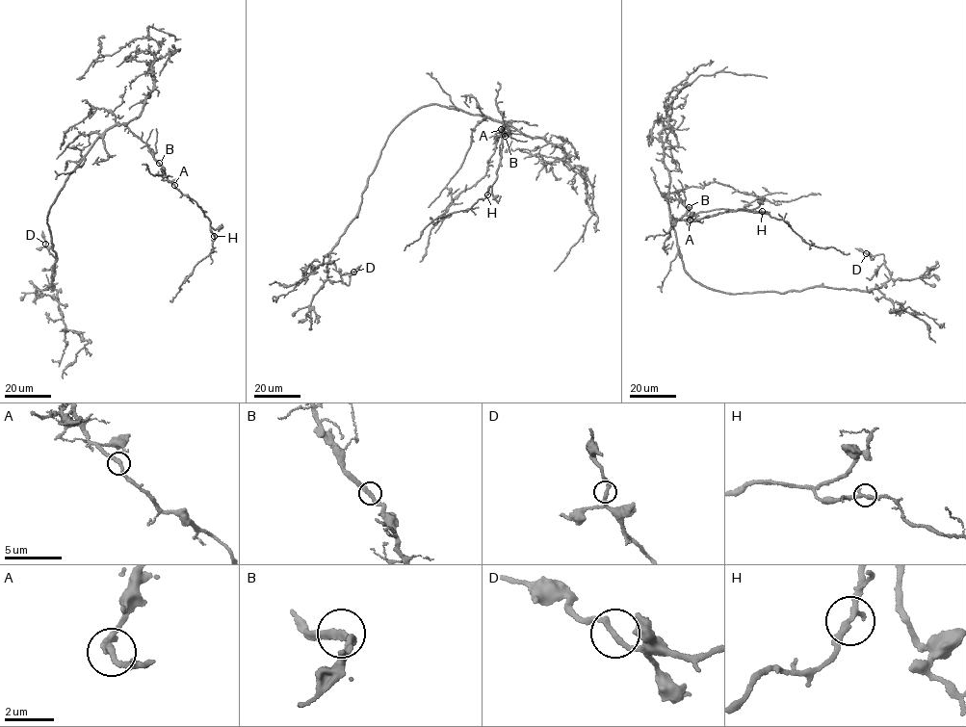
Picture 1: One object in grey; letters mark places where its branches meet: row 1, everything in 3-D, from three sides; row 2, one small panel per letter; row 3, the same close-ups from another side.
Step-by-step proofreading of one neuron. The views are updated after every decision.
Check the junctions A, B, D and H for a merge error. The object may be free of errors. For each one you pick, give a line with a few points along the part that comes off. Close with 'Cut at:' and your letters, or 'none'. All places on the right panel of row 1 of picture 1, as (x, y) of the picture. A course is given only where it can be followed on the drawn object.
Cut at: none

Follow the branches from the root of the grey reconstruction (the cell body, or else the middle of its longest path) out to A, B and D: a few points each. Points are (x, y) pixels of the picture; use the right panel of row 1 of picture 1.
A: (679, 249), (669, 215), (668, 197), (679, 199), (690, 207), (686, 215), (690, 220)
B: (679, 249), (669, 215), (668, 197), (679, 199), (689, 207)
D: (679, 249), (691, 278), (735, 294), (819, 286), (876, 289), (890, 274), (884, 255), (866, 253)

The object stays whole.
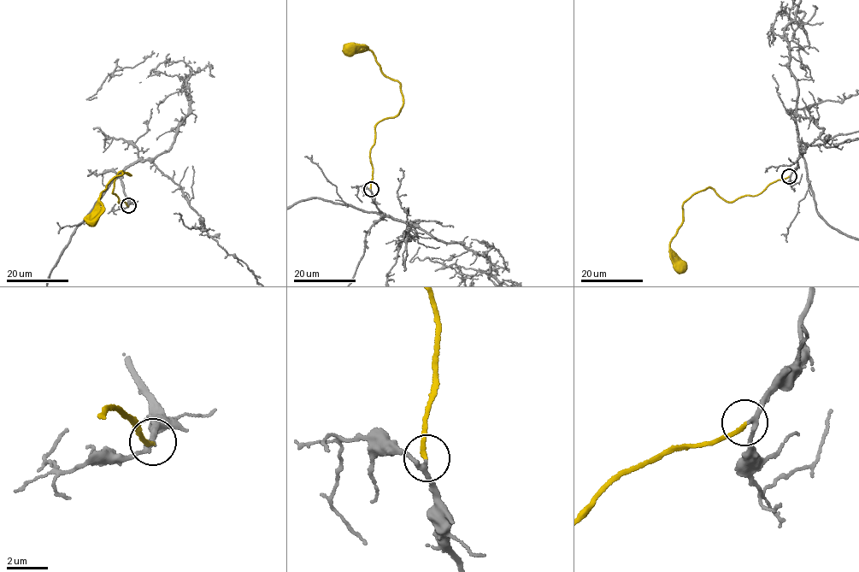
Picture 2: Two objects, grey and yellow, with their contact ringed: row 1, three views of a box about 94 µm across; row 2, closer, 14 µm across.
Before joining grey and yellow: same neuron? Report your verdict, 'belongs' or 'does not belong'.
belongs

